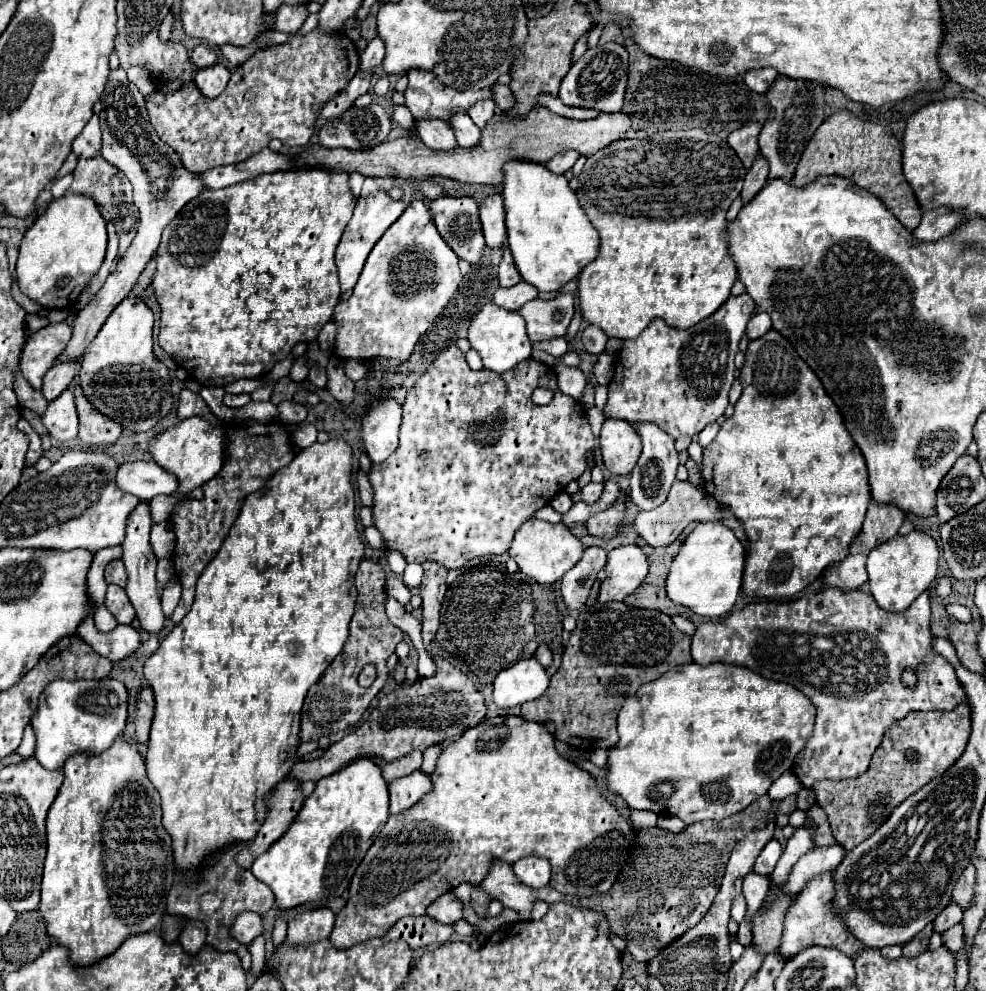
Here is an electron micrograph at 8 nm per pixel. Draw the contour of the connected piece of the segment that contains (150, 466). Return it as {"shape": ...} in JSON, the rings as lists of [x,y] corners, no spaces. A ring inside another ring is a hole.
{"shape":[[[127,462],[117,472],[117,486],[149,502],[159,494],[173,494],[177,490],[177,478],[157,462]]]}

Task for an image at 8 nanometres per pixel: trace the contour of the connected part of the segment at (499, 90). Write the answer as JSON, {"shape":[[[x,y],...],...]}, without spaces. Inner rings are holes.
{"shape":[[[495,84],[495,86],[491,88],[491,92],[493,92],[493,102],[495,102],[501,110],[509,110],[509,108],[515,106],[515,98],[513,98],[509,86]]]}

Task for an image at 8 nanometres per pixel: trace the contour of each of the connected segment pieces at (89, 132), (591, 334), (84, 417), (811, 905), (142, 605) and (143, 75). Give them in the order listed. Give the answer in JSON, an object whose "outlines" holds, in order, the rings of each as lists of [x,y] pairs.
{"outlines":[[[[93,116],[73,140],[73,152],[77,158],[97,158],[101,154],[101,128],[97,116]]],[[[587,326],[581,334],[581,340],[589,354],[601,354],[607,344],[607,334],[597,326]]],[[[79,376],[73,378],[73,394],[75,394],[75,404],[79,412],[79,440],[83,444],[113,444],[121,436],[121,426],[107,416],[101,416],[89,400],[85,400],[85,394],[81,392],[81,386],[77,384]]],[[[833,870],[813,876],[801,888],[801,892],[795,894],[795,898],[787,910],[787,916],[785,916],[785,924],[783,924],[783,936],[781,936],[781,946],[779,946],[779,954],[783,960],[791,960],[793,956],[797,956],[797,952],[801,952],[801,948],[809,948],[809,946],[833,946],[851,958],[857,956],[859,950],[861,952],[865,950],[865,944],[861,944],[849,932],[843,916],[837,912],[837,908],[833,904],[833,898],[835,898]]],[[[141,502],[135,512],[131,514],[129,518],[129,524],[127,524],[127,536],[125,536],[125,542],[121,544],[123,546],[123,562],[125,562],[125,568],[127,568],[127,596],[133,604],[133,608],[137,610],[137,618],[139,618],[139,624],[145,632],[149,634],[159,634],[161,628],[163,628],[163,622],[165,622],[165,616],[161,612],[161,598],[159,598],[159,590],[157,590],[157,582],[155,582],[155,564],[157,564],[157,558],[153,558],[151,554],[151,544],[149,544],[149,530],[151,530],[151,516],[149,516],[149,506],[147,502]]],[[[141,66],[129,68],[129,70],[127,70],[127,76],[129,76],[129,80],[139,88],[139,92],[141,92],[143,96],[147,96],[149,92],[155,92],[153,78],[149,76],[149,72],[147,72],[145,68],[141,68]]]]}

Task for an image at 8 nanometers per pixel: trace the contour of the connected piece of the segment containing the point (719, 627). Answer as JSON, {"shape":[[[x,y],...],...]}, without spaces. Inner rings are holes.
{"shape":[[[827,588],[827,590],[821,590],[817,594],[807,594],[807,596],[799,598],[799,600],[793,600],[793,602],[753,602],[753,604],[747,604],[743,610],[729,612],[727,618],[721,618],[717,622],[703,622],[703,624],[699,624],[699,628],[697,628],[695,636],[693,636],[691,654],[693,654],[693,662],[697,662],[701,666],[707,666],[707,664],[713,664],[713,662],[723,662],[723,664],[733,664],[733,666],[745,666],[745,668],[749,668],[749,670],[753,670],[753,672],[757,672],[757,674],[761,674],[761,676],[765,676],[769,680],[791,684],[797,690],[801,690],[813,702],[813,706],[817,708],[815,728],[813,728],[813,734],[809,736],[809,740],[805,742],[805,748],[797,754],[797,766],[799,768],[793,770],[797,774],[801,786],[811,788],[813,782],[823,780],[823,778],[845,780],[845,778],[857,778],[857,776],[861,776],[869,768],[871,756],[877,750],[877,746],[881,744],[885,730],[891,724],[895,724],[897,720],[905,718],[907,712],[911,712],[911,710],[953,710],[959,704],[969,704],[969,698],[965,696],[965,688],[959,682],[957,674],[953,672],[953,666],[949,662],[945,662],[939,652],[933,652],[933,634],[931,634],[931,628],[929,628],[929,616],[931,616],[931,610],[929,610],[929,594],[927,592],[923,592],[905,612],[889,614],[889,612],[881,610],[877,606],[877,602],[873,600],[873,596],[867,594],[867,592],[863,592],[863,590],[839,592],[837,588]],[[907,668],[913,670],[915,676],[917,676],[915,688],[907,688],[903,684],[903,680],[901,680],[901,674]]]}

